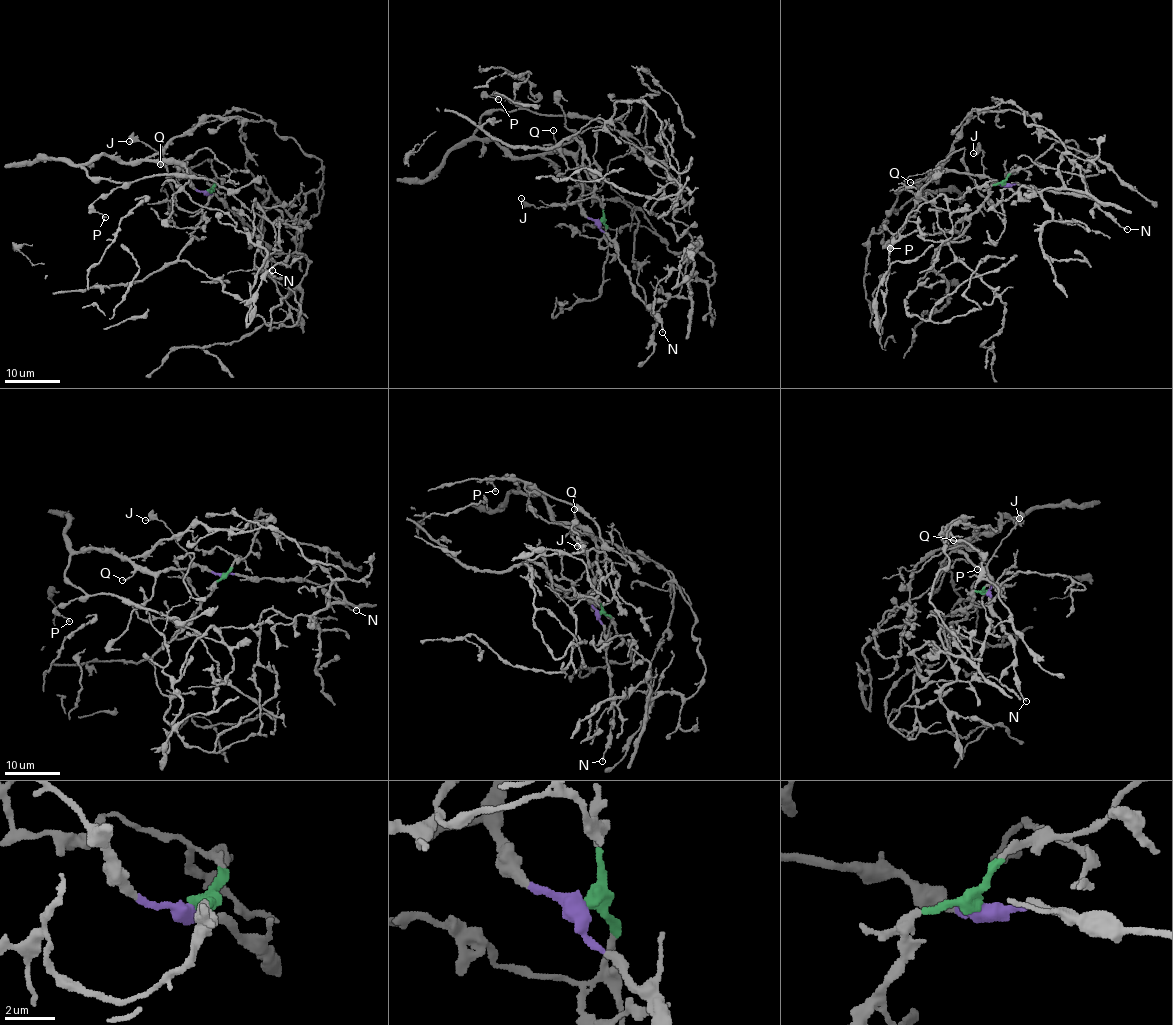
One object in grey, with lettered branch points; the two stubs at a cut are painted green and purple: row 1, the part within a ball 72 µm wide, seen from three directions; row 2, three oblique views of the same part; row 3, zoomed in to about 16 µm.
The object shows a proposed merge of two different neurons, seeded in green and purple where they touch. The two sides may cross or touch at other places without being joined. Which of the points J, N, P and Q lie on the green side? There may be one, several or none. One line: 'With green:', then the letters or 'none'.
With green: none

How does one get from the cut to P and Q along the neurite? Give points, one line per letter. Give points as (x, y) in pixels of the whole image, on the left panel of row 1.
P: (207, 191), (198, 190), (184, 163), (94, 155), (82, 166), (91, 177), (125, 183), (93, 204), (106, 217)
Q: (207, 191), (198, 190), (184, 163), (163, 161), (160, 164)

